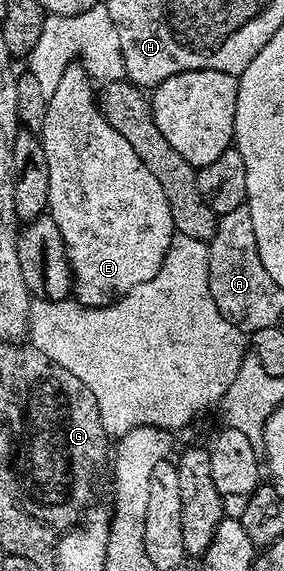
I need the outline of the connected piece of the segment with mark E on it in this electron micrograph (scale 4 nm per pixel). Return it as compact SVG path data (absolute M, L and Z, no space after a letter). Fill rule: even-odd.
M81 62L67 64L63 78L52 85L50 92L53 93L45 104L39 135L43 154L47 154L47 212L53 217L55 226L59 226L59 234L63 234L69 269L73 272L72 295L78 304L86 308L104 308L118 296L126 296L135 286L156 281L159 266L163 266L165 255L173 247L175 229L163 186L159 186L155 174L143 166L131 142L127 142L127 138L123 138L123 134L107 122L93 87L94 81Z

